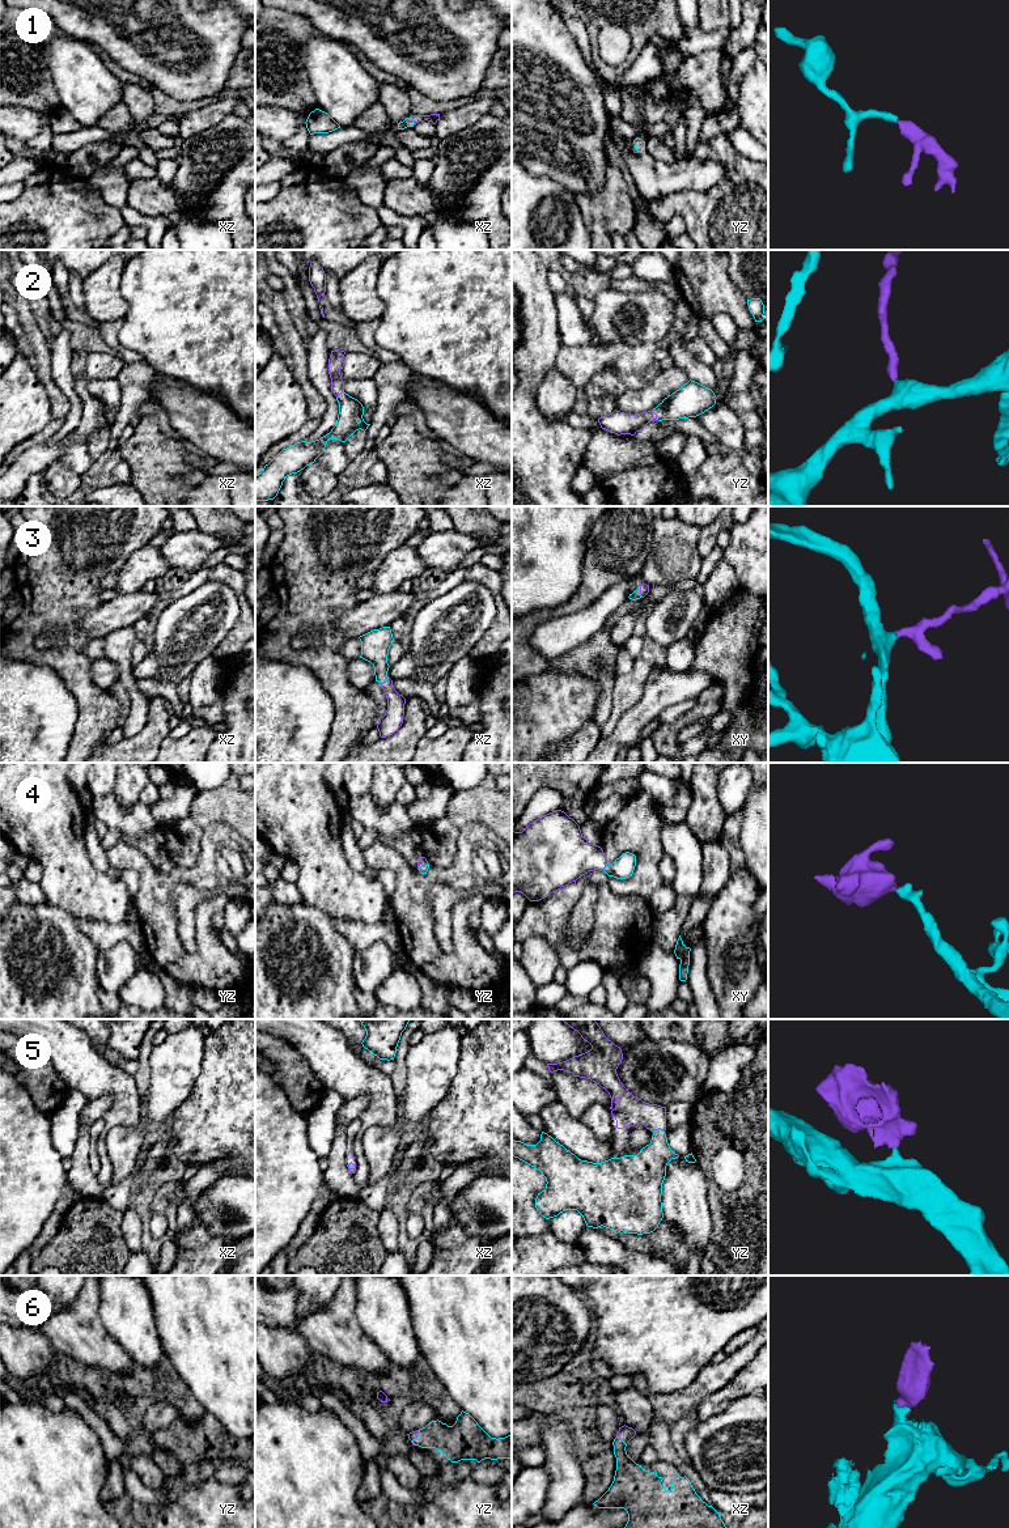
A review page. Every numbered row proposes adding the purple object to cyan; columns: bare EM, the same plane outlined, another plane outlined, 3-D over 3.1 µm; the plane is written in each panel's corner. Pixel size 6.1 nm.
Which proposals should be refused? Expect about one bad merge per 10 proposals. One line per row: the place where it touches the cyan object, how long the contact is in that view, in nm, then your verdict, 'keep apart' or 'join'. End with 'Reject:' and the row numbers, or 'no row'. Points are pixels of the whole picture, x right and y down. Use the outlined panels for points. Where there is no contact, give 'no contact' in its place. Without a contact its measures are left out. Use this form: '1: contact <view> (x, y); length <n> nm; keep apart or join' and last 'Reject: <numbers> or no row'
1: contact xz (412, 121); length 50 nm; join
2: contact yz (656, 414); length 70 nm; join
3: contact xz (385, 680); length 70 nm; join
4: contact xy (605, 868); length 50 nm; join
5: contact yz (658, 1129); length 70 nm; join
6: contact xz (622, 1441); length 90 nm; join
Reject: no row

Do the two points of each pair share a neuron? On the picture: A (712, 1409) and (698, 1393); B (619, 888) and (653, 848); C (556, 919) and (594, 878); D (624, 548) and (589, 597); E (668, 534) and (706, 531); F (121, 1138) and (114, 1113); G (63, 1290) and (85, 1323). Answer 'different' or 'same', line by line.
A: different
B: same
C: same
D: same
E: different
F: different
G: different

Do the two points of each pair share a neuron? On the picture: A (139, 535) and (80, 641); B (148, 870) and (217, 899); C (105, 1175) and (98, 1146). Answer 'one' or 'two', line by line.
A: one
B: one
C: one

